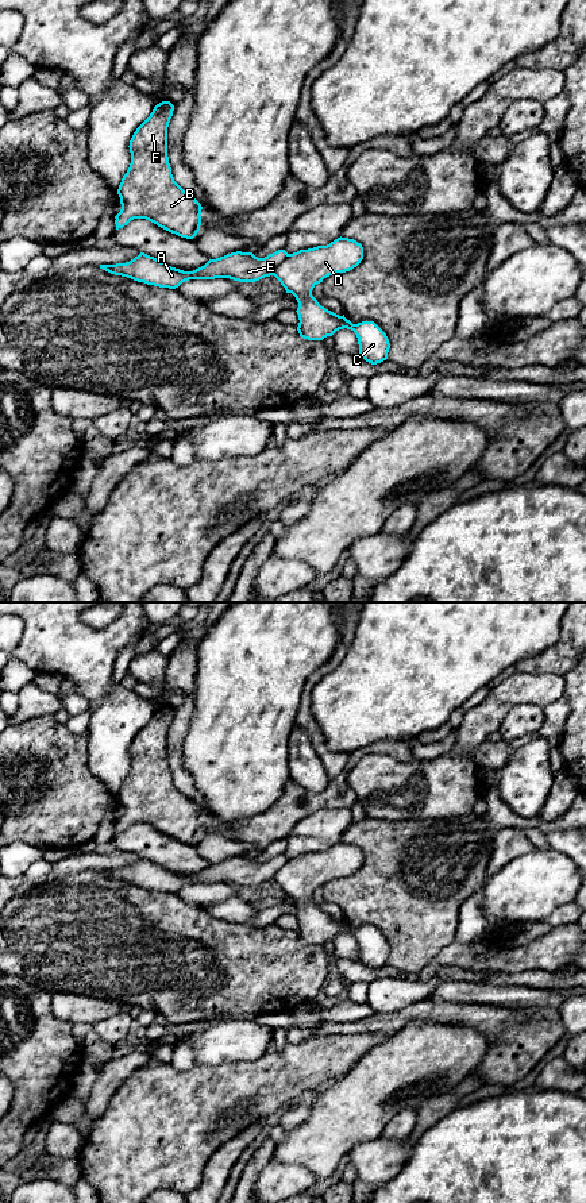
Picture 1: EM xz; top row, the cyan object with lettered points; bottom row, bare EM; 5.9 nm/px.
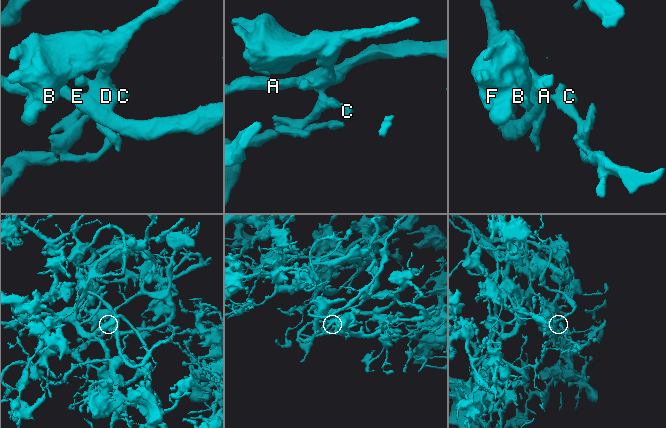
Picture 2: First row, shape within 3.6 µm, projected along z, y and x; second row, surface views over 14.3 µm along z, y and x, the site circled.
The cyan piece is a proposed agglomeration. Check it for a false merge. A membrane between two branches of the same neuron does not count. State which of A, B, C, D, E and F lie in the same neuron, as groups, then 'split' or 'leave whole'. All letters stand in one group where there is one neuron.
groups A B C D E F; leave whole

